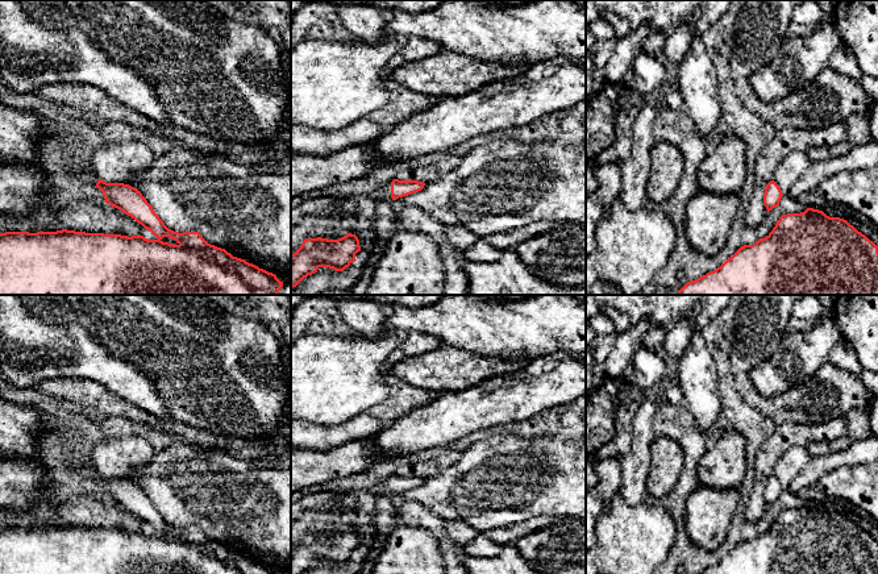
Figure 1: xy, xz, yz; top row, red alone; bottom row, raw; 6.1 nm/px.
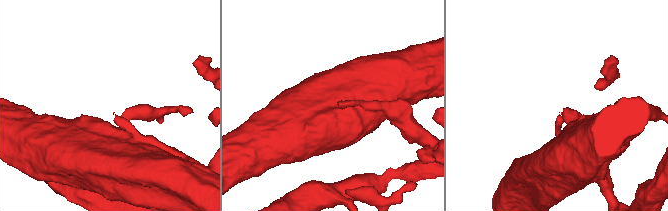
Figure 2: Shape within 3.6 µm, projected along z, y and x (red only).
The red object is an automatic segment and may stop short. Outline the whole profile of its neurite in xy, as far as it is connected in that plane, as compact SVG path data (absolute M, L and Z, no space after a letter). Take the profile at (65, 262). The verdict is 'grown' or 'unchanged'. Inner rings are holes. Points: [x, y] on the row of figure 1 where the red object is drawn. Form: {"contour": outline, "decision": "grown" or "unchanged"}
{"contour": "M101 179L96 187L107 204L134 219L157 238L67 229L0 233L0 295L278 295L283 287L275 274L208 244L199 232L179 233L168 229L137 188Z", "decision": "unchanged"}

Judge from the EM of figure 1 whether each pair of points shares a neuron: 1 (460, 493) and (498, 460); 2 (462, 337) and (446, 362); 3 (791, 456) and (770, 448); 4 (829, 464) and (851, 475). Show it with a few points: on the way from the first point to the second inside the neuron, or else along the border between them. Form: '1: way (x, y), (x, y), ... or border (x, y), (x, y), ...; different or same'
1: way (469, 489), (489, 469); same
2: border (442, 344), (485, 356); different
3: border (785, 452), (773, 468); different
4: border (864, 464), (839, 466), (826, 473), (815, 485); different

